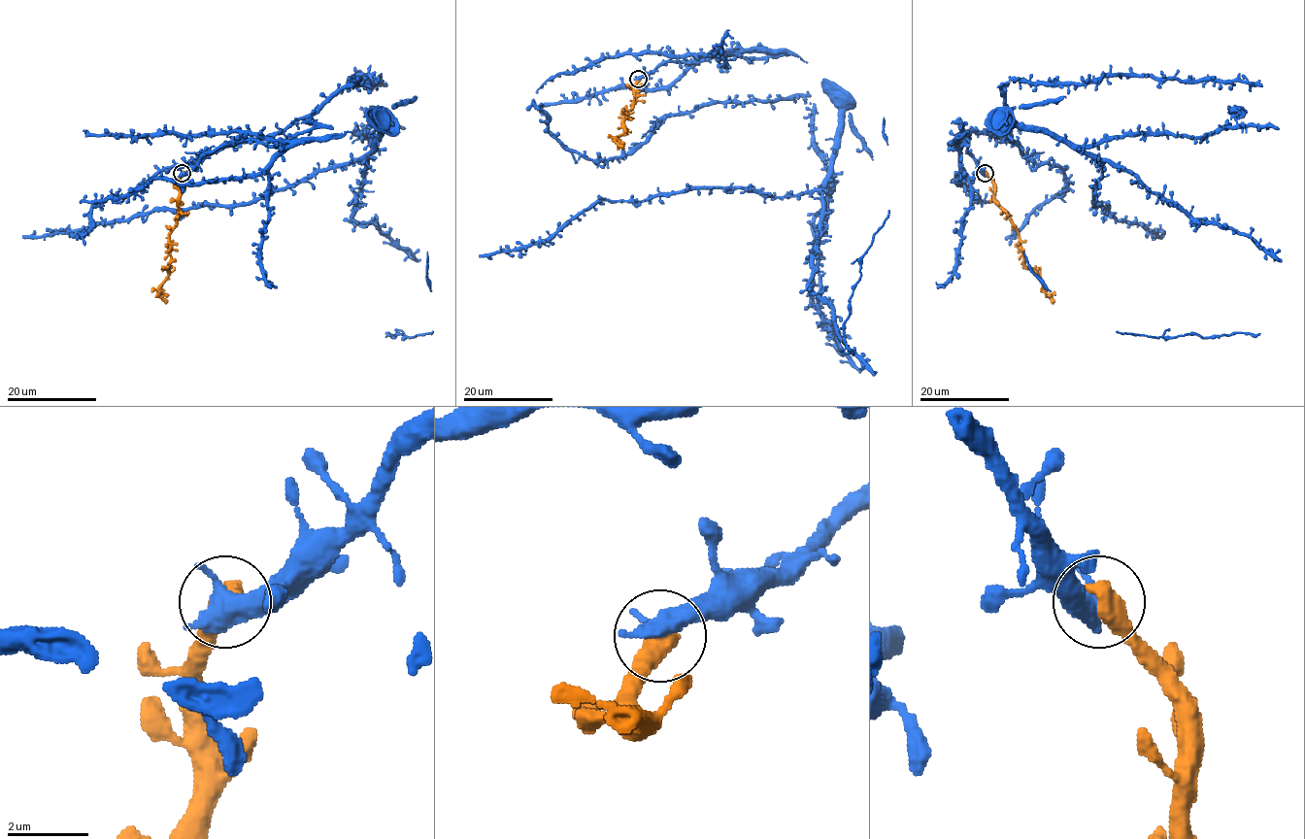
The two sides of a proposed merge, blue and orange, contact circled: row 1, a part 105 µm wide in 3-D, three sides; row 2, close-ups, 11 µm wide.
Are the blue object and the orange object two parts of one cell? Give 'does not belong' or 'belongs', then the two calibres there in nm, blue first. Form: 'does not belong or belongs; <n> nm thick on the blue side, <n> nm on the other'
belongs; 700 nm thick on the blue side, 650 nm on the other

